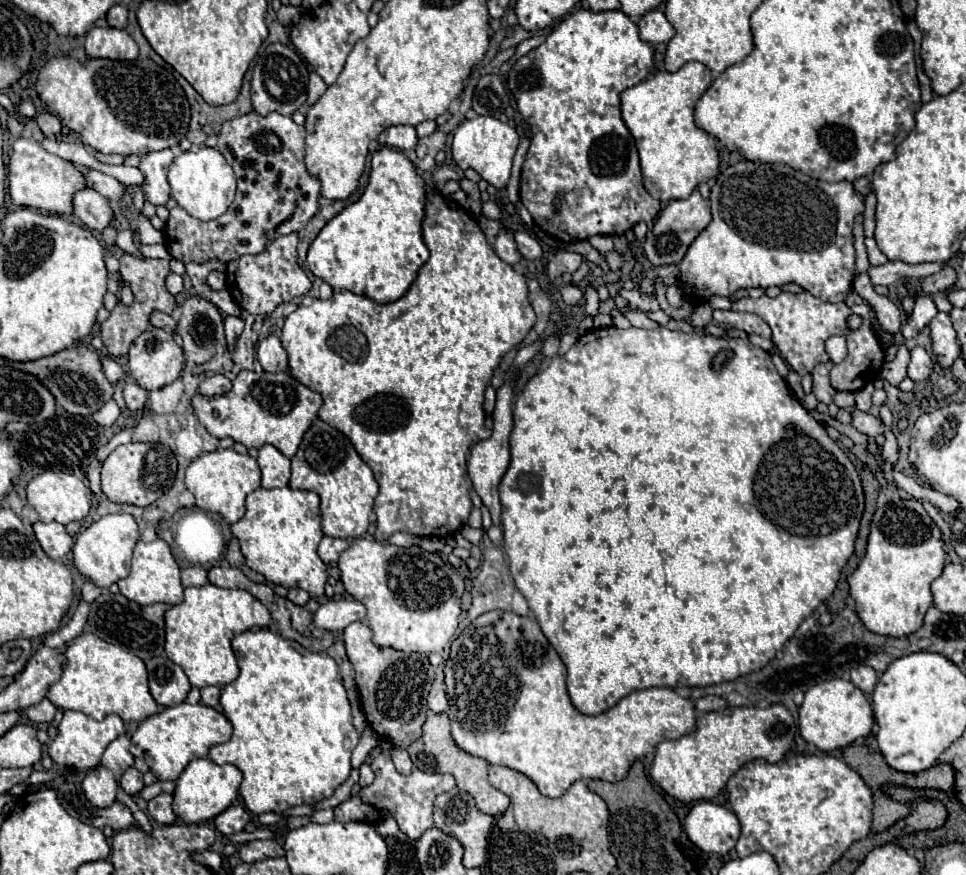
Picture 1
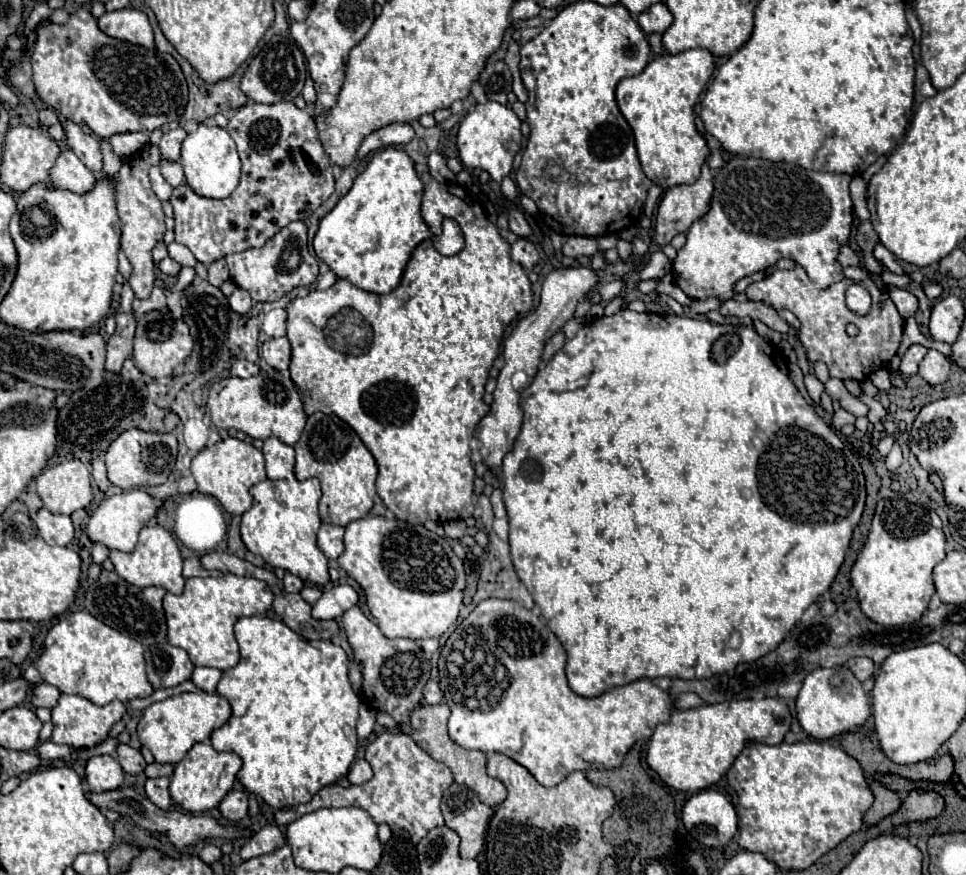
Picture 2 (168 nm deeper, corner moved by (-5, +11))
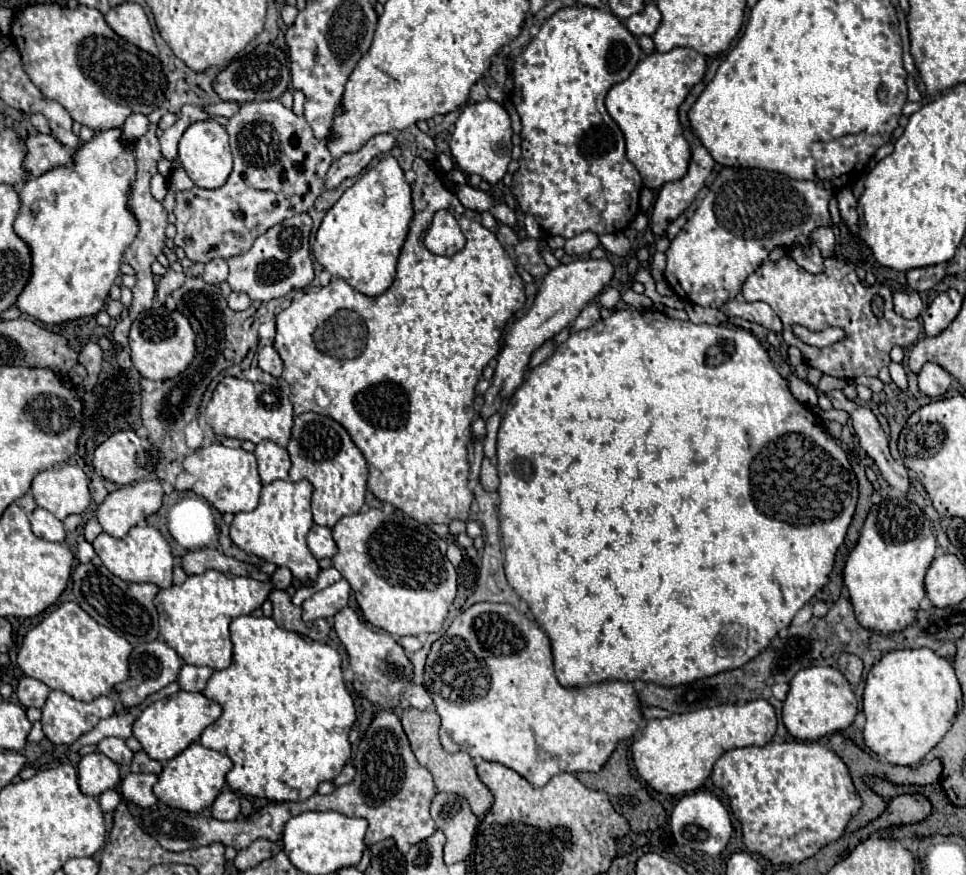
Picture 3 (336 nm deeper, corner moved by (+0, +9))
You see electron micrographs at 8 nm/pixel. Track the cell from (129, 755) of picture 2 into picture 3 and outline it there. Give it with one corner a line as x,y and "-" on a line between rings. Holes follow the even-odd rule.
107,737
103,741
97,743
97,751
107,755
111,761
115,761
123,773
129,771
129,765
131,765
131,759
133,759
133,751
125,745
123,739
117,739
117,737

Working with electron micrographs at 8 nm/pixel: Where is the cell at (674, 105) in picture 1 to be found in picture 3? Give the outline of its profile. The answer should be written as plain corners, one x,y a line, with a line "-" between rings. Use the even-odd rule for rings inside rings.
675,47
667,53
651,53
637,63
629,79
613,85
607,93
605,107
625,135
627,157
643,177
643,185
659,189
661,185
681,179
689,167
689,143
683,137
677,109
689,95
691,87
705,75
707,61
689,47

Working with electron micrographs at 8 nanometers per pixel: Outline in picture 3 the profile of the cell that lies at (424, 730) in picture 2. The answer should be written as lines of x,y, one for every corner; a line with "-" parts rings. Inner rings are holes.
407,707
403,713
401,713
401,723
405,727
405,733
411,741
411,747
413,747
413,753
417,755
419,763
431,771
433,779
435,779
435,787
437,791
443,791
443,793
455,793
459,797
465,797
471,811
479,817
479,815
485,815
485,811
489,811
491,803
493,803
493,795
489,795
489,789
481,783
481,779
477,777
477,771
475,771
475,763
473,759
467,755
467,753
447,753
441,743
439,743
439,715
435,709
425,709
425,711
419,711
419,709
413,709
413,707

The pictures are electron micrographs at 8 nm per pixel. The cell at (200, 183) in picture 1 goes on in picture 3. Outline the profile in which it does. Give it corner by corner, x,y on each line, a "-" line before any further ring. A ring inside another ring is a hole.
213,119
191,123
179,141
179,163
185,167
185,171
195,181
197,187
205,187
205,189
221,187
227,181
233,167
233,157
231,157
229,137
225,127
221,127

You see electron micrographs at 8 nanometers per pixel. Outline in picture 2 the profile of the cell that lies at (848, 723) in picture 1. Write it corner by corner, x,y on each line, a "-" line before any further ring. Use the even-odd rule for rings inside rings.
848,667
816,669
804,679
804,685
796,697
796,715
806,733
814,739
826,741
864,725
870,717
870,697

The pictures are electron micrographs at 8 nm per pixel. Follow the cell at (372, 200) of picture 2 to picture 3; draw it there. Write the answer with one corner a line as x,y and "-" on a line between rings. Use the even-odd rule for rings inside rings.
393,155
365,171
353,187
327,211
313,243
315,259
333,275
345,279
363,295
377,297
389,289
395,265
413,217
411,187

